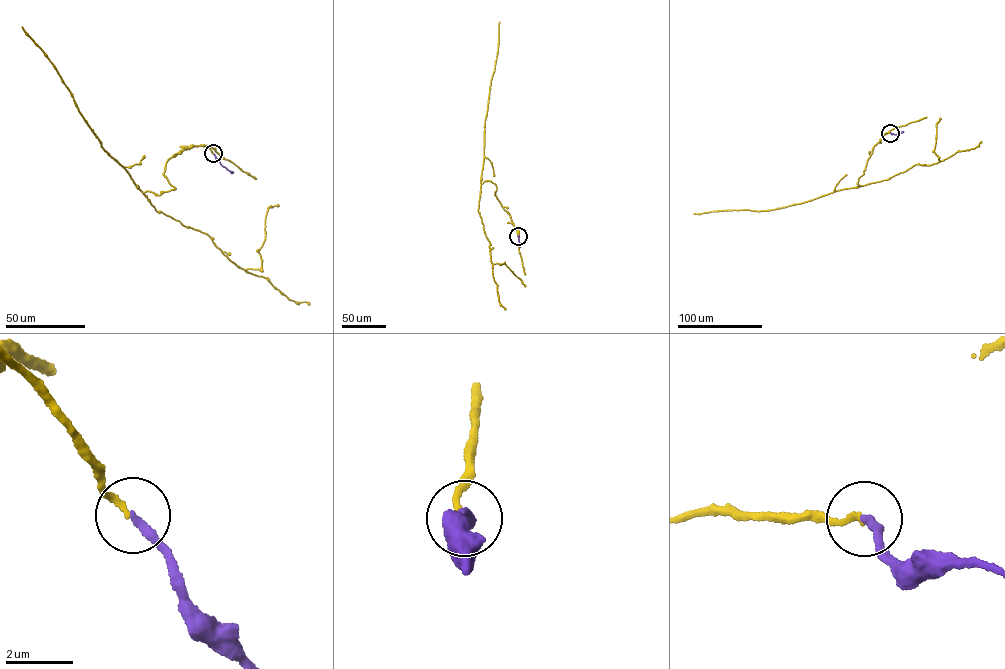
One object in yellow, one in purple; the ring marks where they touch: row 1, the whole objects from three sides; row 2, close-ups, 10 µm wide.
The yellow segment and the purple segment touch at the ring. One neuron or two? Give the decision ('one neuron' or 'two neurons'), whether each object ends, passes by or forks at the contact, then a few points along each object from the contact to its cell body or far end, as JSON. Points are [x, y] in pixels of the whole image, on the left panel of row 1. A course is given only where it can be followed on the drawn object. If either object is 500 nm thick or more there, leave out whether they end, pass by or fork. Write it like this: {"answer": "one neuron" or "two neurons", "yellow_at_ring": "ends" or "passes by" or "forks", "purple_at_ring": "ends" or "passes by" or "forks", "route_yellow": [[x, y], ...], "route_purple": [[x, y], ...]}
{"answer": "one neuron", "yellow_at_ring": "ends", "purple_at_ring": "ends", "route_yellow": [[213, 153], [203, 144], [186, 148], [166, 162], [164, 176], [175, 188], [142, 191], [101, 146], [21, 27]], "route_purple": [[213, 153], [222, 165], [233, 172]]}

